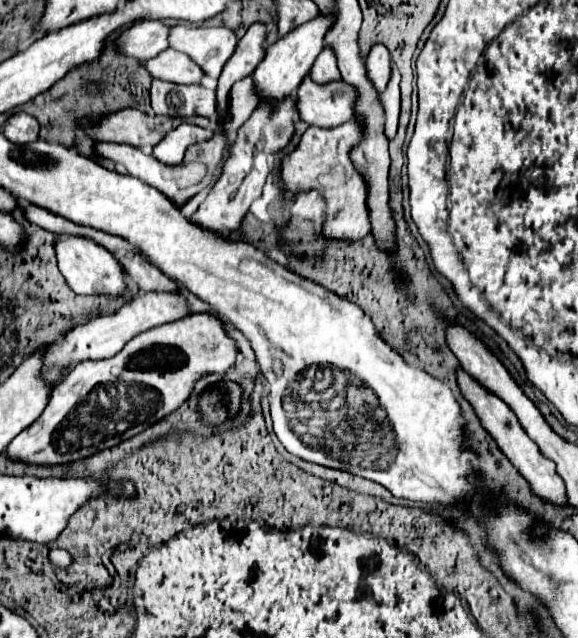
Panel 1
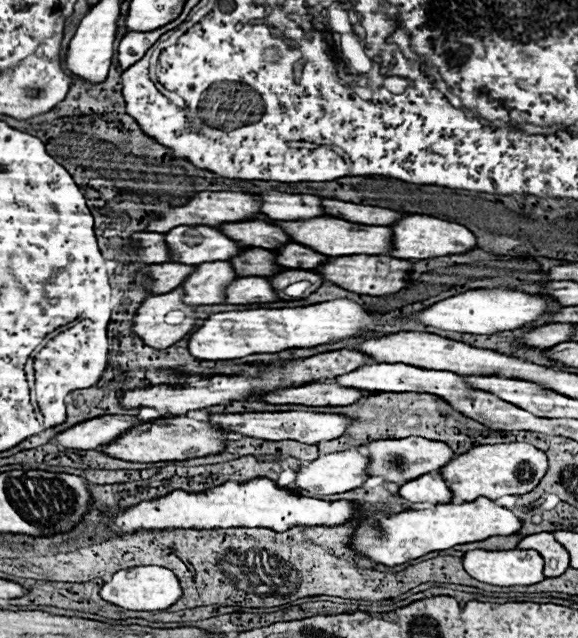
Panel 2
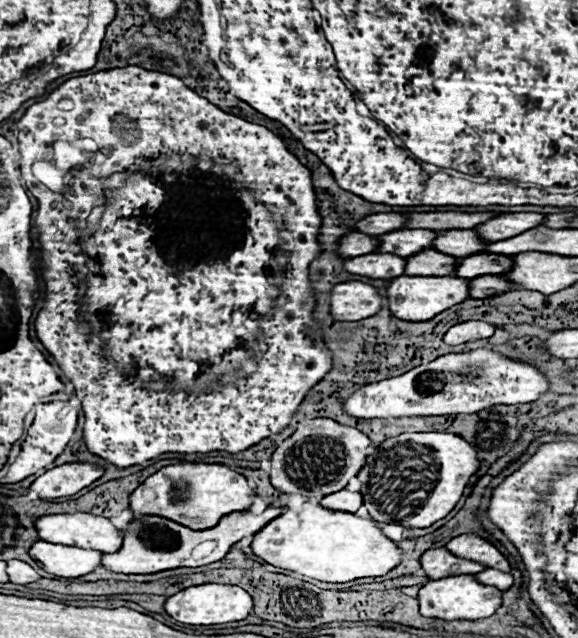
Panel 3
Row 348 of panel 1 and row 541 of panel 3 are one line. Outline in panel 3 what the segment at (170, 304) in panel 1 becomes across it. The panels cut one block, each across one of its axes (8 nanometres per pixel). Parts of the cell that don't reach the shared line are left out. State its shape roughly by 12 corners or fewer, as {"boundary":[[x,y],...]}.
{"boundary":[[48,514],[42,540],[116,552],[122,534],[104,516]]}

